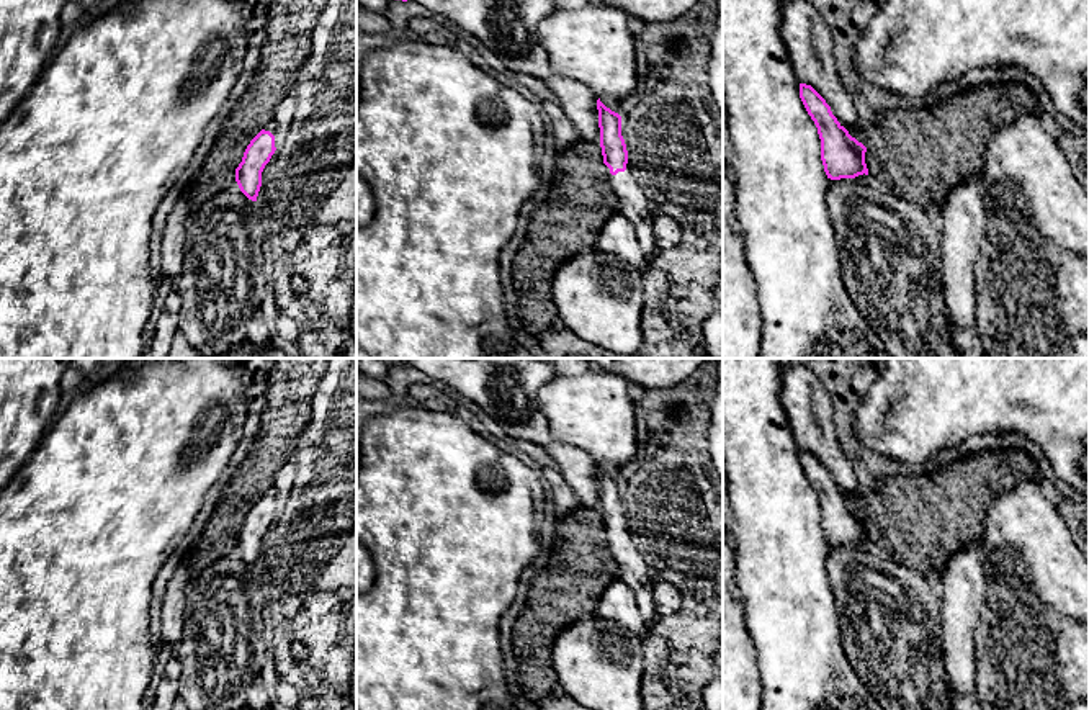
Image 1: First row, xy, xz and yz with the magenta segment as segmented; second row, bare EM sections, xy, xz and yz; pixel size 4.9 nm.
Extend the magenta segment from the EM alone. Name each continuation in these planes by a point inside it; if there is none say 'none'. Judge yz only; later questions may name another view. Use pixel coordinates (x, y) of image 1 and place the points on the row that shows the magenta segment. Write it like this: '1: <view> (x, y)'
none

